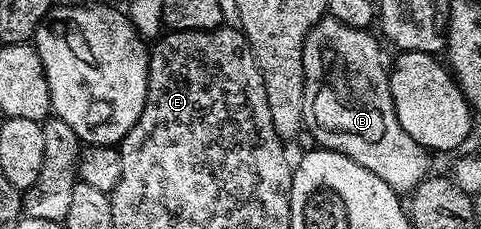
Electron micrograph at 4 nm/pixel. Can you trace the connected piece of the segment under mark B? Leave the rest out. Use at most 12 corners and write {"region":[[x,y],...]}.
{"region":[[318,20],[303,127],[396,193],[427,179],[370,31]]}

